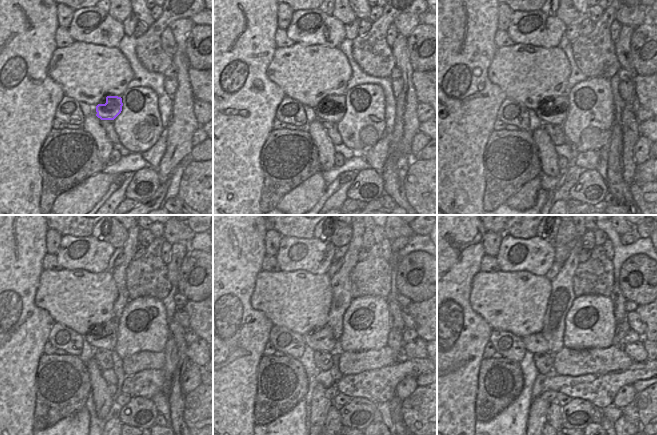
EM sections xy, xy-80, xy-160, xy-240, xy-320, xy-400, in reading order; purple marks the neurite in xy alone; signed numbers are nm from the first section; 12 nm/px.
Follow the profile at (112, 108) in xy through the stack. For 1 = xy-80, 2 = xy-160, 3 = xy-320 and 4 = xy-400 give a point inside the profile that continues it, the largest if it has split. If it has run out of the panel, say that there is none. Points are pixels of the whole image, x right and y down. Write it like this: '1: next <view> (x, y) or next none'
1: next xy-80 (334, 112)
2: next xy-160 (556, 114)
3: next xy-320 (325, 341)
4: next xy-400 (534, 343)

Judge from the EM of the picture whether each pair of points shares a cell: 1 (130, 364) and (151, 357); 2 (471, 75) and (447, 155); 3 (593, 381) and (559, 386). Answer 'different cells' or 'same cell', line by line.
1: same cell
2: same cell
3: same cell

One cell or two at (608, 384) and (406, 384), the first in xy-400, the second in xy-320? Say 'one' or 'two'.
two

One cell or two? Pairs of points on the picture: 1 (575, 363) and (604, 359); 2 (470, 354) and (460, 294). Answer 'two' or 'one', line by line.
1: one
2: one

